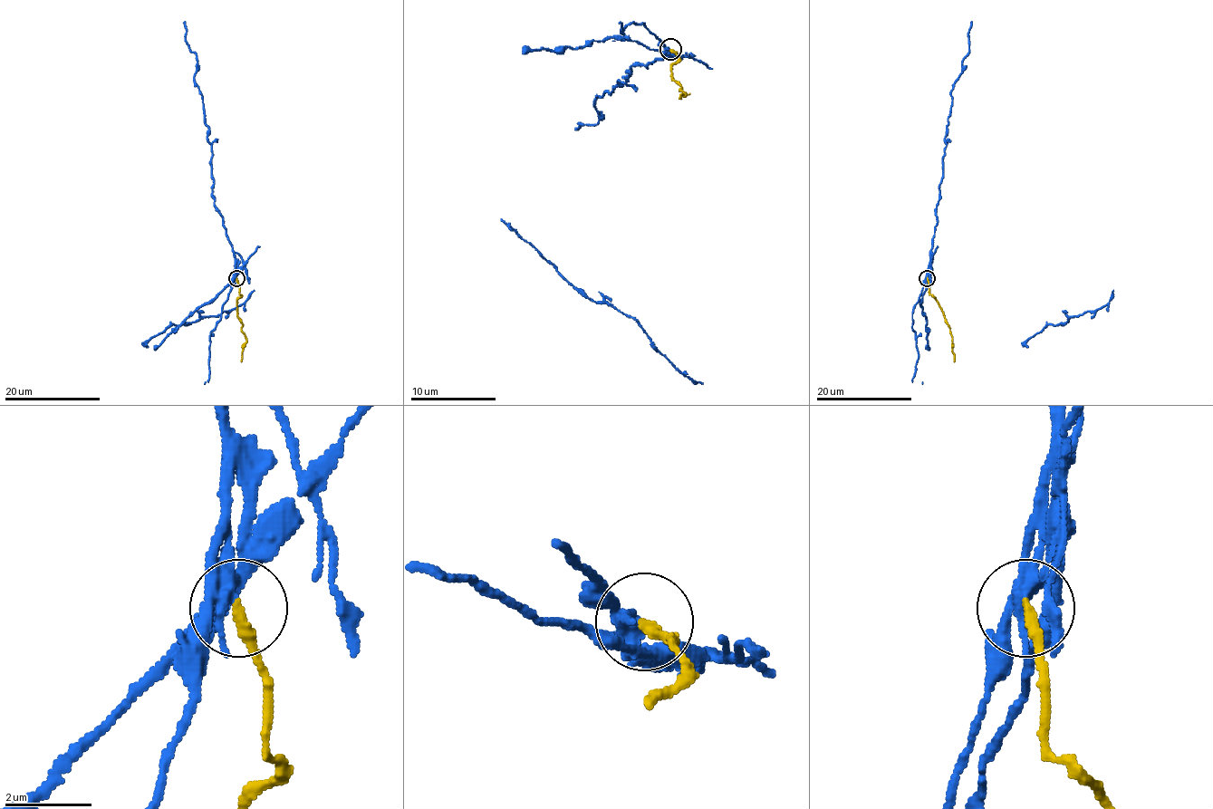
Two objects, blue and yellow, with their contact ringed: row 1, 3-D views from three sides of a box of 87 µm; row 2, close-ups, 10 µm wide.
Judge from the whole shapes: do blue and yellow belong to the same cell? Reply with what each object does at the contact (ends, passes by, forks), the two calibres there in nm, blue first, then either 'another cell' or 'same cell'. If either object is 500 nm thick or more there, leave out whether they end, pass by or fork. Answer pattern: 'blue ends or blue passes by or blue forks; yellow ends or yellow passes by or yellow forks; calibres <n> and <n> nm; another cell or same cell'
blue forks; yellow ends; calibres 320 and 280 nm; another cell

